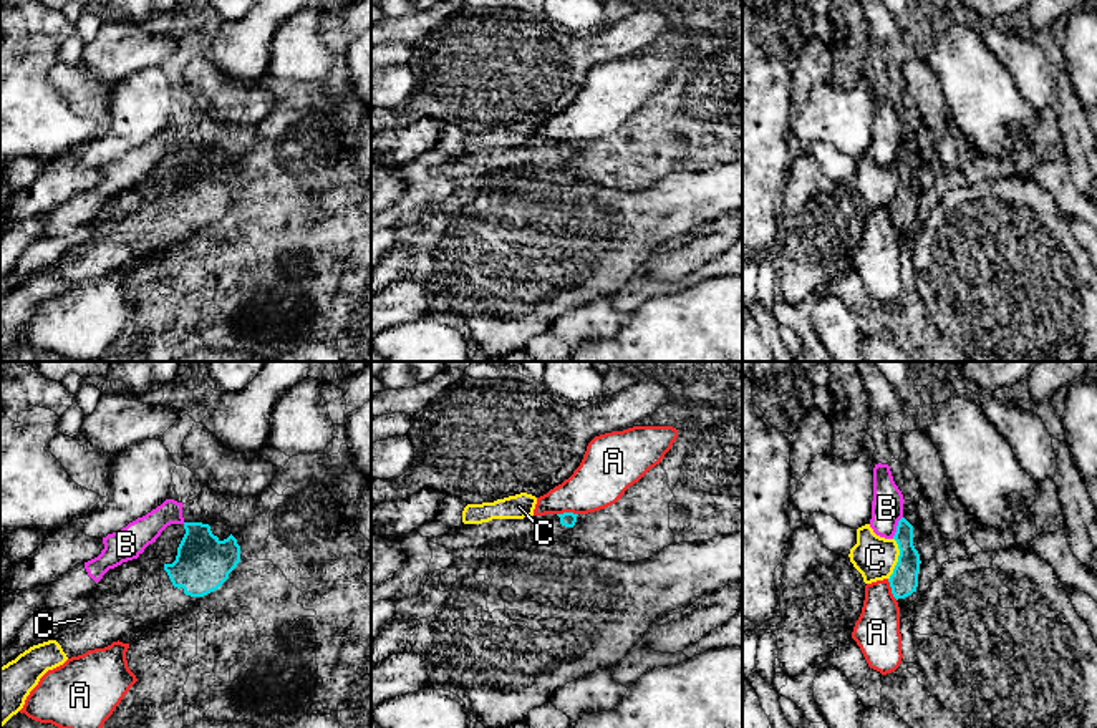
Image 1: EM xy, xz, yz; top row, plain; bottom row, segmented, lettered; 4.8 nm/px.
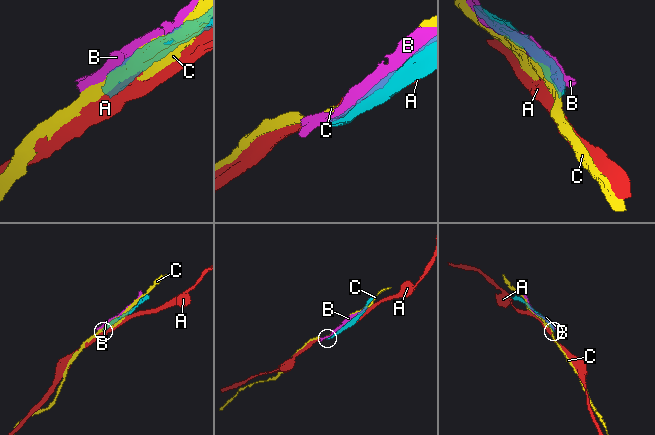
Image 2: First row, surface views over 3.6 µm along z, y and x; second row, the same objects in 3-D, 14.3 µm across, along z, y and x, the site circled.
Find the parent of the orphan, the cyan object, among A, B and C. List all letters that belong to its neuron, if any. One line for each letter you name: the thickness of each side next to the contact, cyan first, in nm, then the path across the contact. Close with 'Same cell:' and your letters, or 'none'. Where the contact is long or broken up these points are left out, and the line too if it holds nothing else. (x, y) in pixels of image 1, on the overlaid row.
Same cell: none

